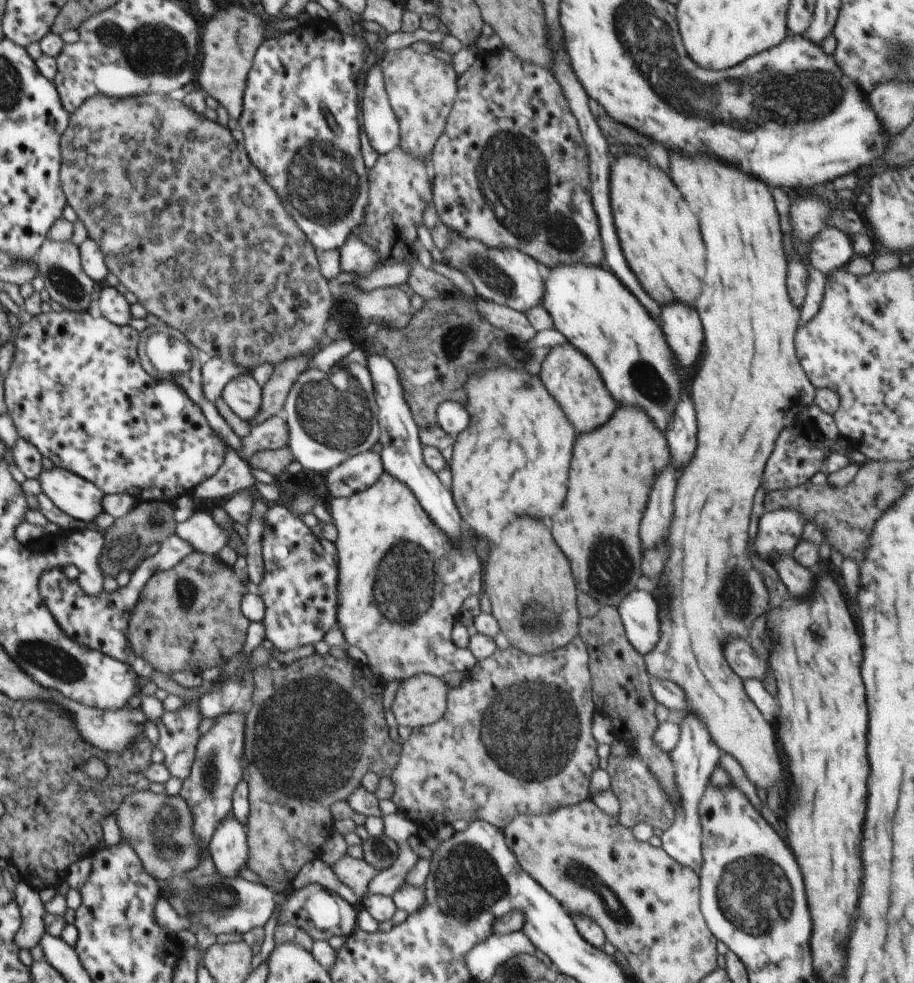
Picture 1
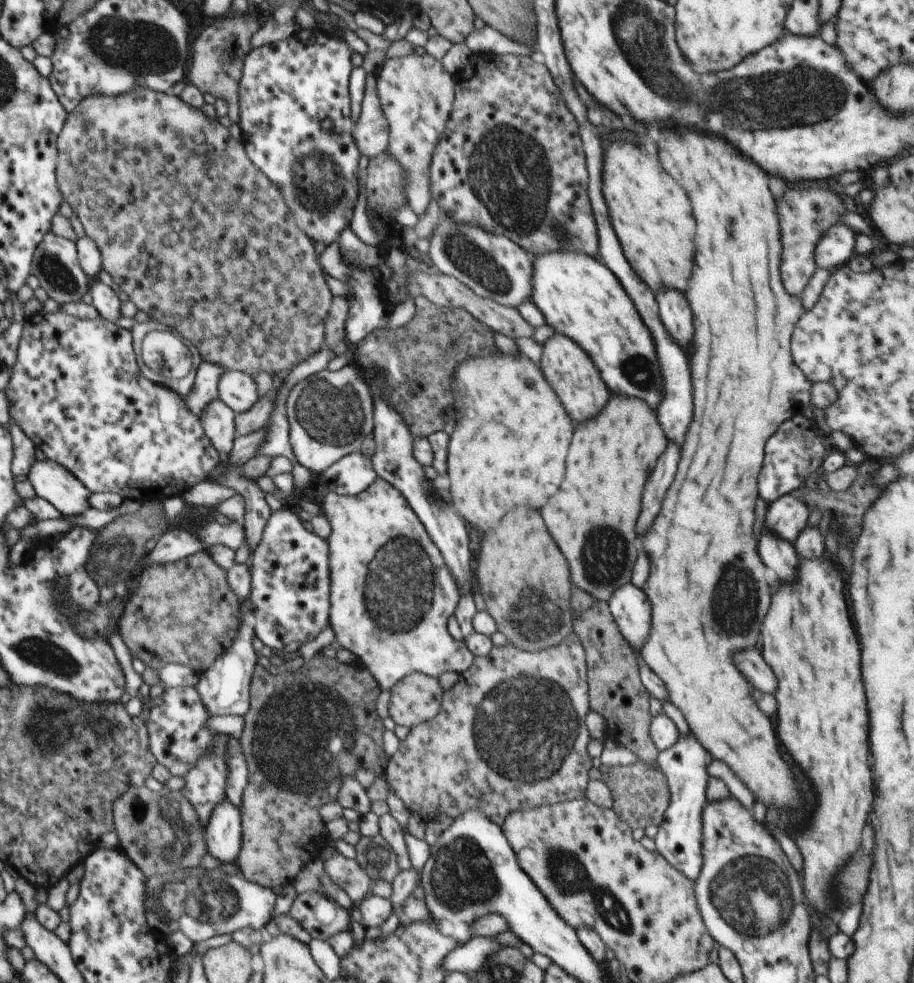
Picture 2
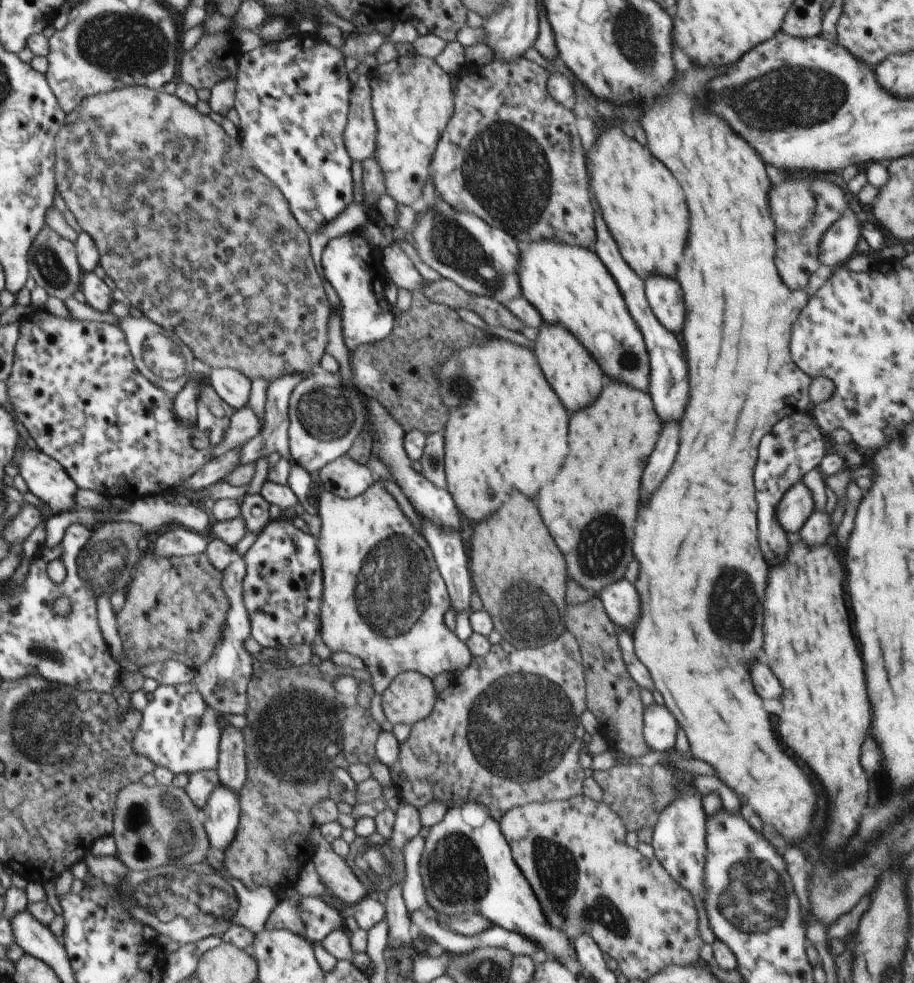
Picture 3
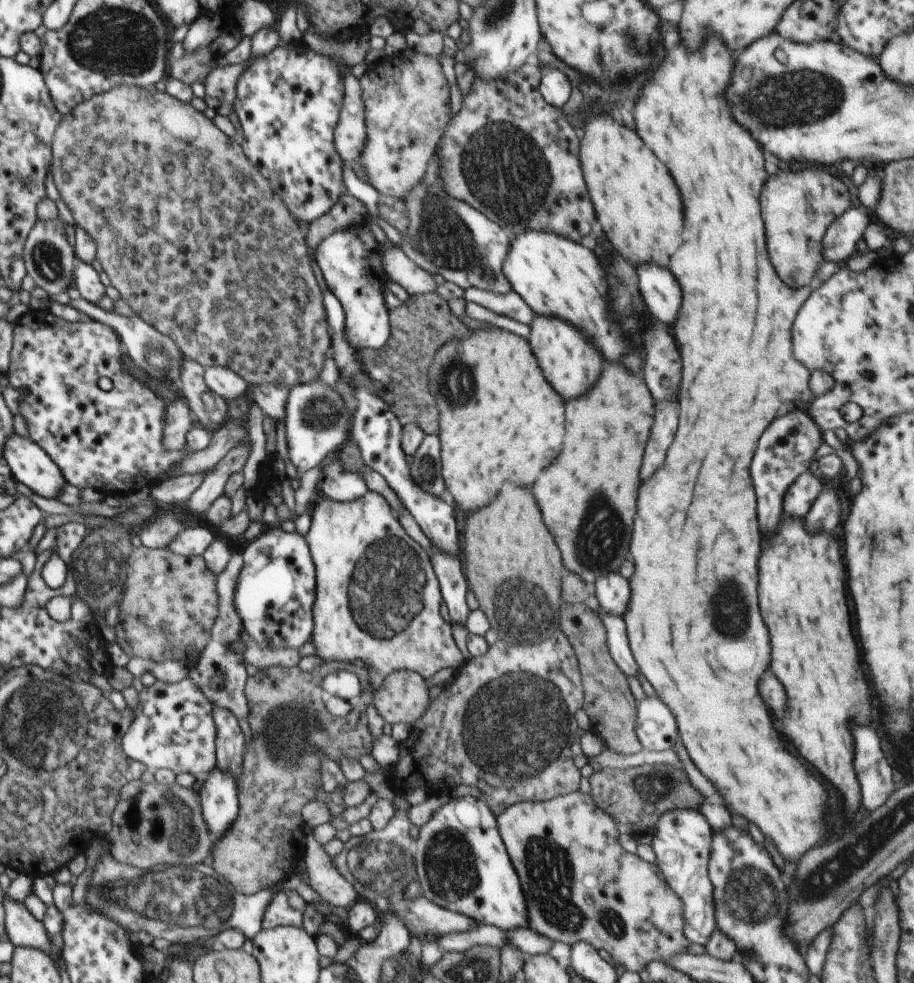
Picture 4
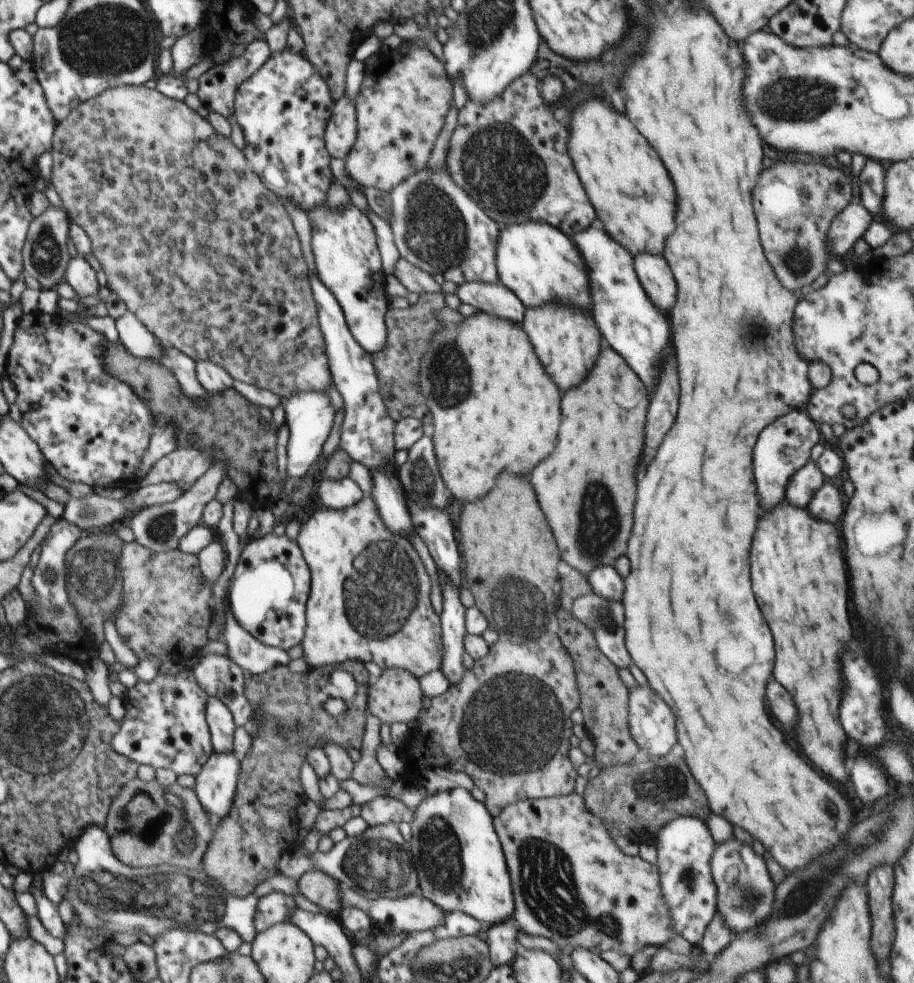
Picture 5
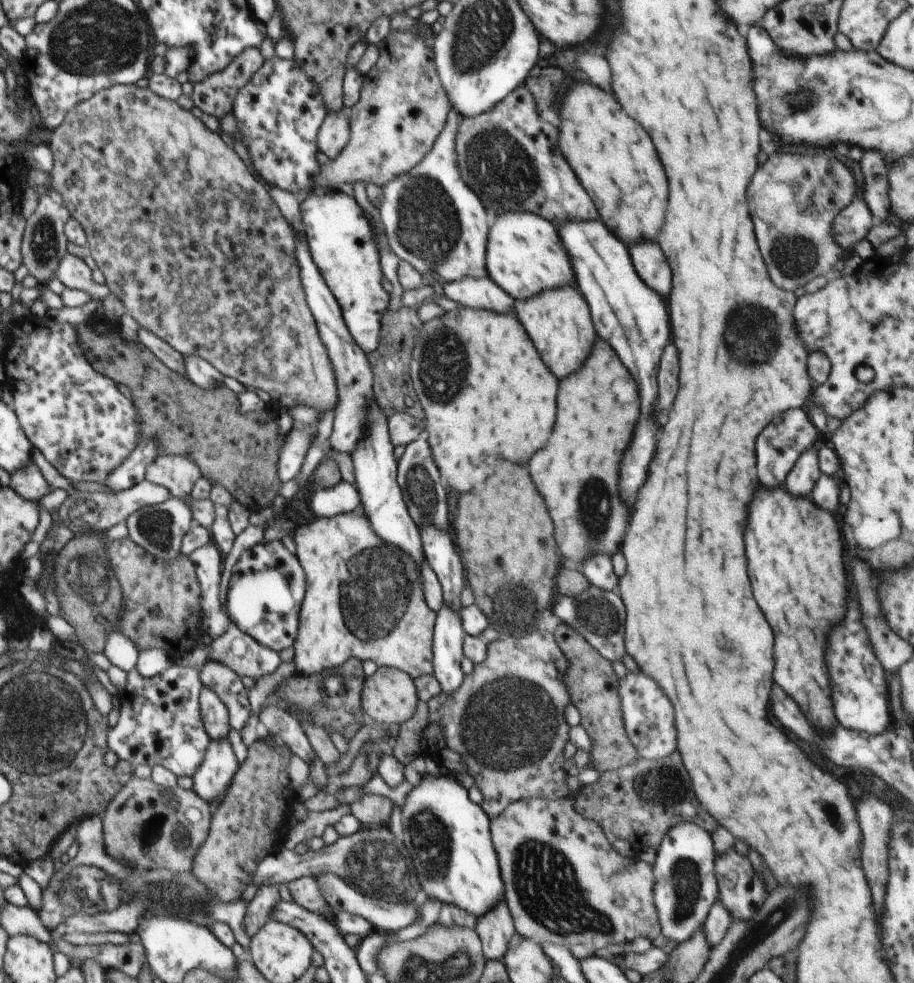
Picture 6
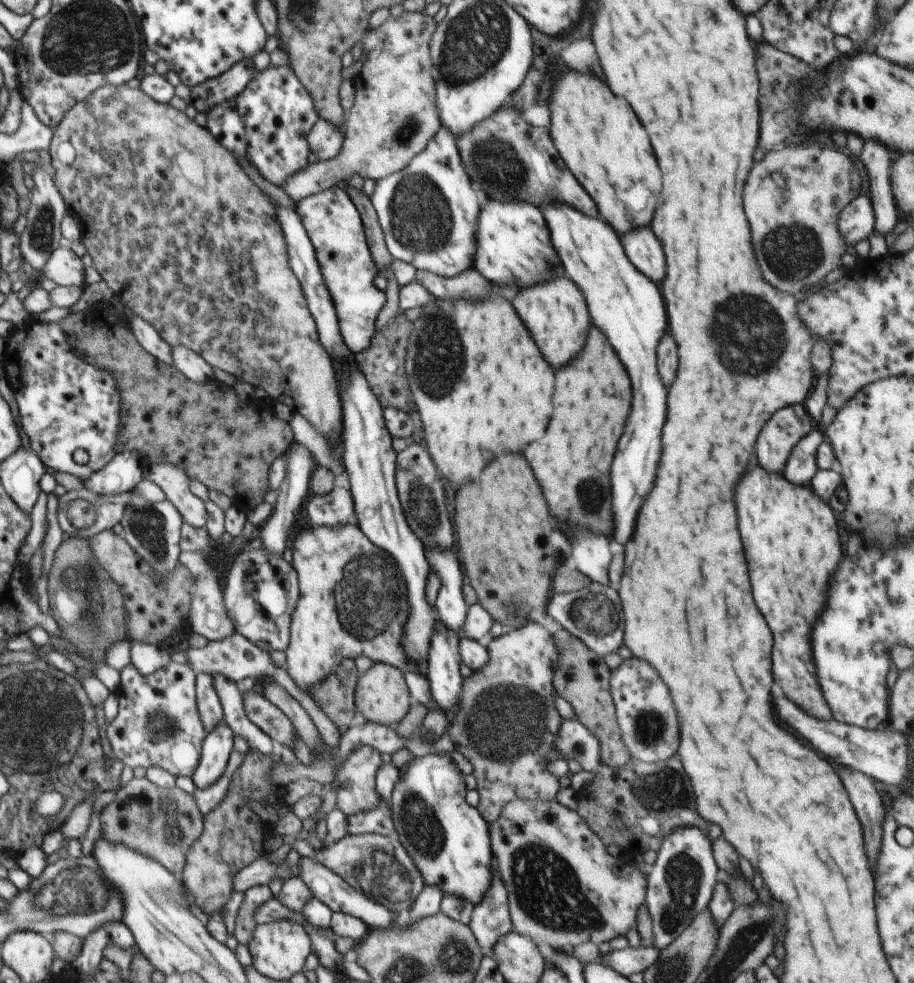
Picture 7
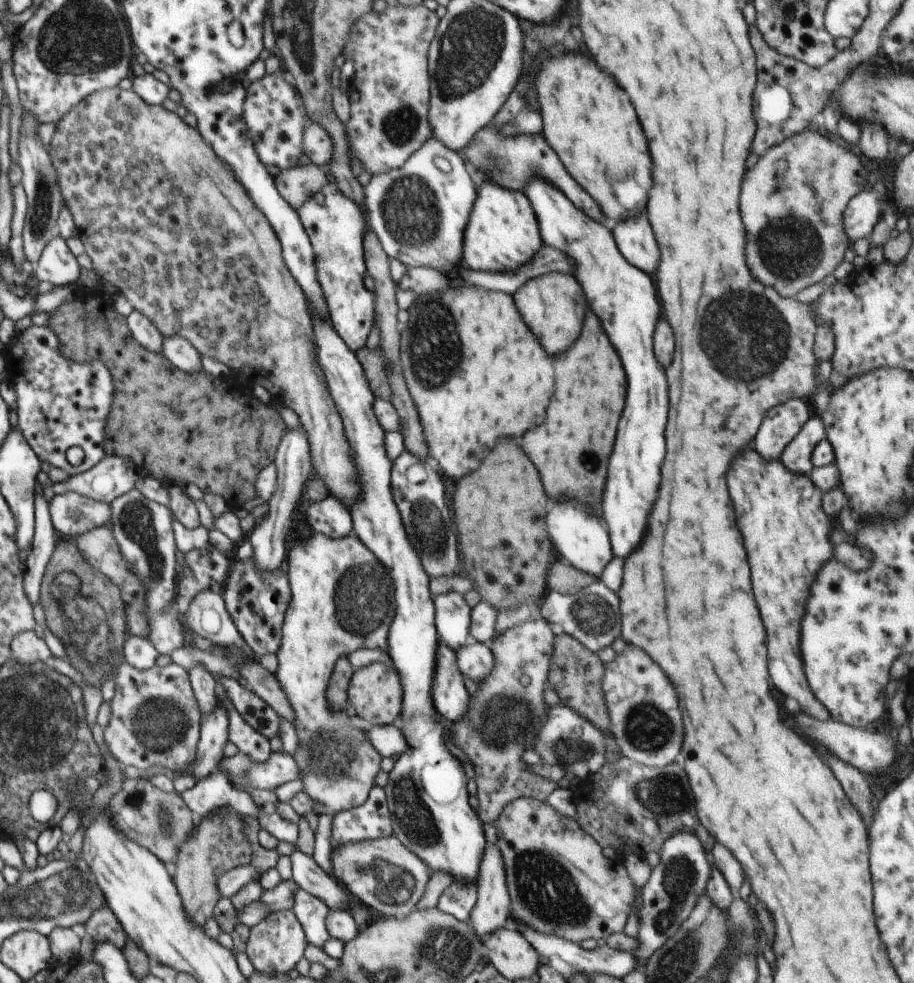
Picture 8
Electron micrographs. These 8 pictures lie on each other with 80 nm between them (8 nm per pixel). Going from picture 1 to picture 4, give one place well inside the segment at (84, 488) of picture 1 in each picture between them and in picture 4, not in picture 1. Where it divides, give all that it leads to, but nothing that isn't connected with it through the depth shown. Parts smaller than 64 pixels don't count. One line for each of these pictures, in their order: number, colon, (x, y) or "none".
2: (50, 480)
3: (45, 477)
4: (29, 464)

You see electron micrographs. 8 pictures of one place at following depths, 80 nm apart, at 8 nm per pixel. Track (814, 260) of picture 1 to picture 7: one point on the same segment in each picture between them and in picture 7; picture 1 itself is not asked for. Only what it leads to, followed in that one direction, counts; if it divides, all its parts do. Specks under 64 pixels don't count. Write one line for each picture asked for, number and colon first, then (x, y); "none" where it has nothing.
2: (836, 246)
3: (838, 244)
4: (840, 240)
5: (849, 225)
6: (851, 224)
7: (856, 221)

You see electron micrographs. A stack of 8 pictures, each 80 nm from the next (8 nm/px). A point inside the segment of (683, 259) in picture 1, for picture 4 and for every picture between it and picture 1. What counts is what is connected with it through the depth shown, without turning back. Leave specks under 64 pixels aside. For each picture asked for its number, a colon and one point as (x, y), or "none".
2: (651, 214)
3: (621, 171)
4: (618, 169)

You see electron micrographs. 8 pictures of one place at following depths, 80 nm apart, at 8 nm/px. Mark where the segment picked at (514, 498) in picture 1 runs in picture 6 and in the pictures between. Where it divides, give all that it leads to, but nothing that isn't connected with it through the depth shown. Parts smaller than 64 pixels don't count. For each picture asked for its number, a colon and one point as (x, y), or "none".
2: (509, 446)
3: (507, 430)
4: (499, 420)
5: (493, 407)
6: (486, 395)

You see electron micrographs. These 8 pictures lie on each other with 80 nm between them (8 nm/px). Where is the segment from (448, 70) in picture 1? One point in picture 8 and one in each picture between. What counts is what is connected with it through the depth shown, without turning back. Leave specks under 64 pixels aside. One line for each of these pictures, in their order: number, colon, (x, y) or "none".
2: (416, 92)
3: (412, 102)
4: (407, 98)
5: (405, 96)
6: (403, 106)
7: (395, 115)
8: (389, 92)

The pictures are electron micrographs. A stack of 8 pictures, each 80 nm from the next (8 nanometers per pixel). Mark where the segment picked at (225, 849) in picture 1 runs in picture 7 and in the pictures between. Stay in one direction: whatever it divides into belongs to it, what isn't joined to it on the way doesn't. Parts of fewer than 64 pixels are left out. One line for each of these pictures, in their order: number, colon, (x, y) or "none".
2: (223, 836)
3: (222, 812)
4: (218, 796)
5: (216, 784)
6: (213, 778)
7: (217, 746)

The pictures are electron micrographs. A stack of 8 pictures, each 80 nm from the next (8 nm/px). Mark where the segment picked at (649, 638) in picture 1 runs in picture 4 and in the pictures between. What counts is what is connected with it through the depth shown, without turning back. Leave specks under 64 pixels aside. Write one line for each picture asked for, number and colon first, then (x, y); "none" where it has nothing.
2: (631, 609)
3: (621, 601)
4: (612, 591)

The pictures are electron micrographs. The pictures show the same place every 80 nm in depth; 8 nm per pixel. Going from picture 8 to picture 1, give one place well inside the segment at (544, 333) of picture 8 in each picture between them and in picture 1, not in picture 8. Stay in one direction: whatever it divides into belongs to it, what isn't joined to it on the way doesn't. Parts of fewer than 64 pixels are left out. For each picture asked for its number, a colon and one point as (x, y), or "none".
1: (568, 376)
2: (567, 369)
3: (574, 376)
4: (569, 362)
5: (564, 338)
6: (558, 322)
7: (555, 313)

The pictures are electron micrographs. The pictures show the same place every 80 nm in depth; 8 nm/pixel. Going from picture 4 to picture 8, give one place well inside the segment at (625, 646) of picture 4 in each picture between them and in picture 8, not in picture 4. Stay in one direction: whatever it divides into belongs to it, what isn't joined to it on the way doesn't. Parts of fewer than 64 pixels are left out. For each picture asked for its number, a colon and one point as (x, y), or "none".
5: (606, 618)
6: (598, 615)
7: (594, 614)
8: (592, 616)

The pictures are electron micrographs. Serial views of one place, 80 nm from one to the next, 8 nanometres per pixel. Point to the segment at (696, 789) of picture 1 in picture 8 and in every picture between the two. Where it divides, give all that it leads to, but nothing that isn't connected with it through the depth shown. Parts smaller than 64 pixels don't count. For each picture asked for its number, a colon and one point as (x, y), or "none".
2: (679, 839)
3: (679, 839)
4: (681, 840)
5: (684, 846)
6: (686, 887)
7: (680, 885)
8: (676, 883)

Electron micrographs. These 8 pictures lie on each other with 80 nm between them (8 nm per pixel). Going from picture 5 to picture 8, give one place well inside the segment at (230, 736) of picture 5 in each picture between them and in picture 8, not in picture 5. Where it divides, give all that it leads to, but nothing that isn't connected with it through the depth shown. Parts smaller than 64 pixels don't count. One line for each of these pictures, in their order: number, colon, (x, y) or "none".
6: (215, 715)
7: (209, 705)
8: (204, 685)

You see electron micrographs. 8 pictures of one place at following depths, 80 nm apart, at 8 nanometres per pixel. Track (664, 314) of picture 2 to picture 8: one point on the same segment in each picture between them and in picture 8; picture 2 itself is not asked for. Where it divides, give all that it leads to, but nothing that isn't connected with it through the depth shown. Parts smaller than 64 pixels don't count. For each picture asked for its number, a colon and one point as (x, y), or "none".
3: (665, 296)
4: (661, 293)
5: (655, 276)
6: (649, 261)
7: (645, 253)
8: (635, 238)

